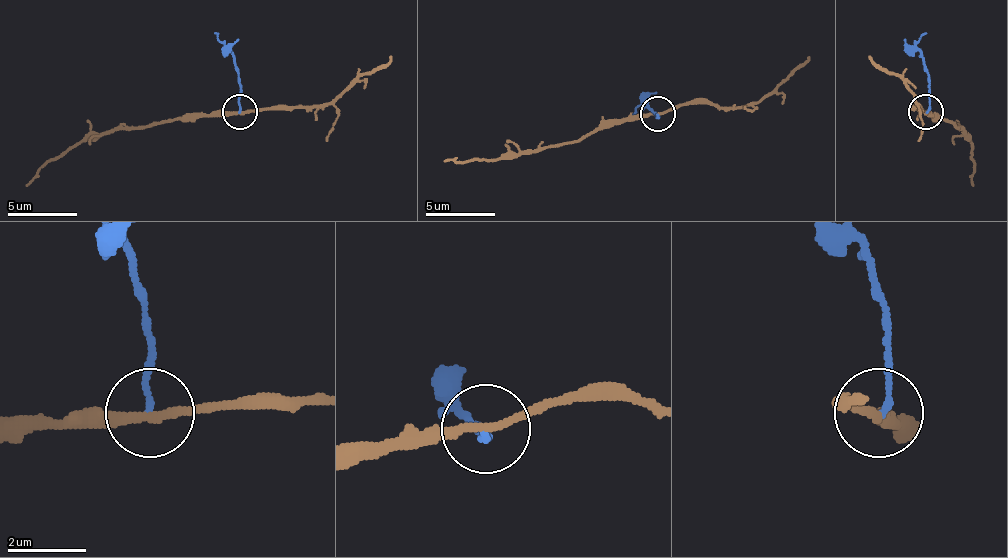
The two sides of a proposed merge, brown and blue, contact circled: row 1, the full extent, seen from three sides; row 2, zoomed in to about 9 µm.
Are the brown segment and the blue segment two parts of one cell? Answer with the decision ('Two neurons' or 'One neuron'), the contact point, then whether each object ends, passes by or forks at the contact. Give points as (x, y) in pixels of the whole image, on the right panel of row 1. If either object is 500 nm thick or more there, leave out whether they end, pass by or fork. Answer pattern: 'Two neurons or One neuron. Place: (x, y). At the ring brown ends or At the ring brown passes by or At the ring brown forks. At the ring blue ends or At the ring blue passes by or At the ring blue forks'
Two neurons. Place: (926, 111). At the ring brown passes by. At the ring blue ends

